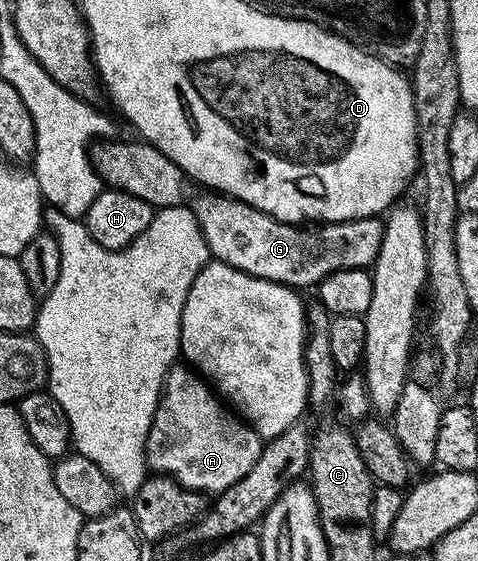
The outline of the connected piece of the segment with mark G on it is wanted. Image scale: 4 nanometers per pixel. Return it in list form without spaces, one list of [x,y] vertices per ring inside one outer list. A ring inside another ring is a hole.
[[[202,191],[202,194],[192,202],[192,208],[213,260],[222,261],[228,267],[236,267],[236,271],[244,271],[256,279],[268,279],[281,285],[291,286],[298,291],[303,291],[302,289],[308,288],[309,285],[311,287],[321,285],[324,279],[328,279],[328,275],[336,271],[369,270],[382,246],[384,221],[381,216],[361,217],[355,221],[332,221],[319,224],[317,227],[303,227],[290,225],[248,203],[237,201],[235,197],[219,195],[214,191]]]

